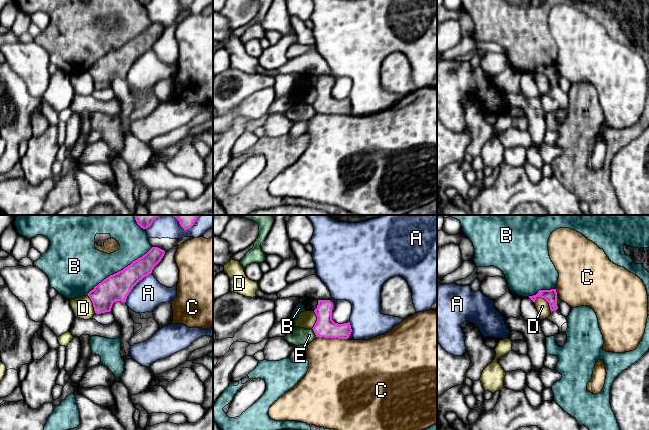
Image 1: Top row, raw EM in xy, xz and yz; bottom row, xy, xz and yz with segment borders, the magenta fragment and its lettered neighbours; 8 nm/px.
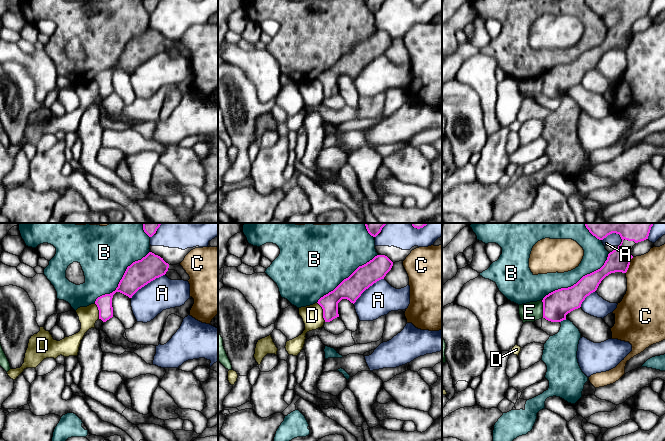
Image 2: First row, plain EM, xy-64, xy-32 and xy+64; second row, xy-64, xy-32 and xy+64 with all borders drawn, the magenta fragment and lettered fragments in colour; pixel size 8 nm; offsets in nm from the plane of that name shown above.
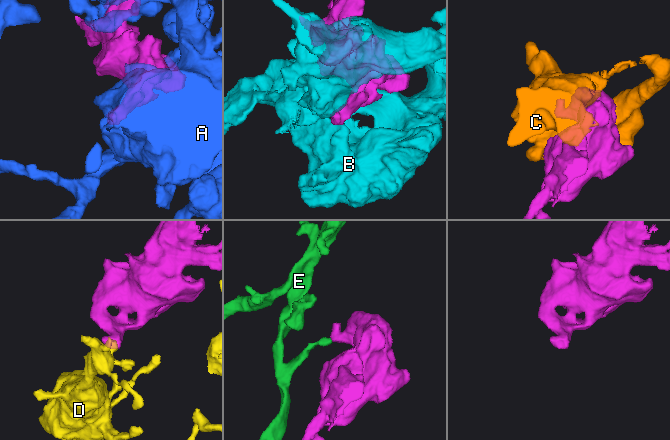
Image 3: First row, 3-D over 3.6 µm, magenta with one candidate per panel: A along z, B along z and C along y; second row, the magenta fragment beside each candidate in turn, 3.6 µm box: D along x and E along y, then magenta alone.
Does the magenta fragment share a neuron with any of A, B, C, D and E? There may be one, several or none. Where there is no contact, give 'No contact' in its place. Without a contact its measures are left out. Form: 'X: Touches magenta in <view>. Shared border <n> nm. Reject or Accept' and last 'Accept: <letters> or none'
A: Touches magenta in xy. Shared border 300 nm. Reject
B: Touches magenta in xy. Shared border 650 nm. Reject
C: Touches magenta in xz. Shared border 260 nm. Reject
D: Touches magenta in yz. Shared border 170 nm. Reject
E: Touches magenta in xz. Shared border 80 nm. Reject
Accept: none

